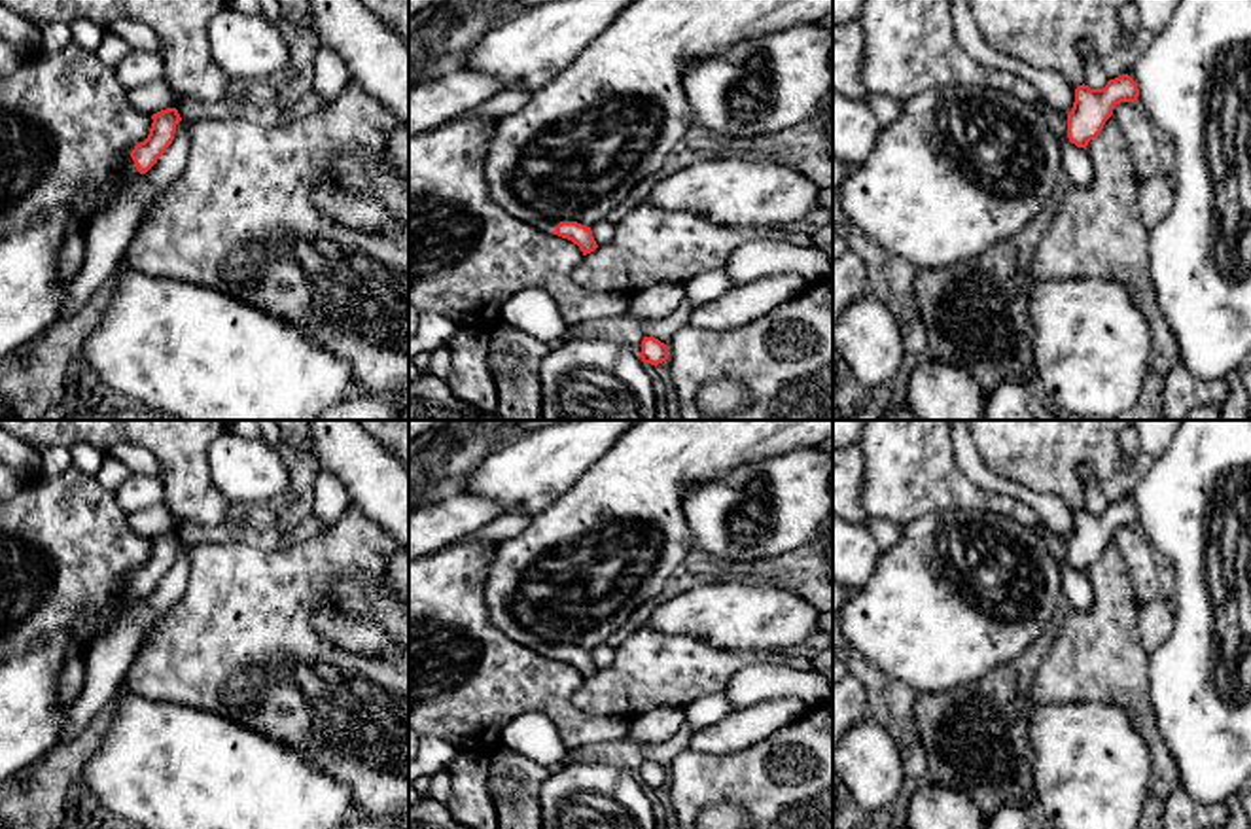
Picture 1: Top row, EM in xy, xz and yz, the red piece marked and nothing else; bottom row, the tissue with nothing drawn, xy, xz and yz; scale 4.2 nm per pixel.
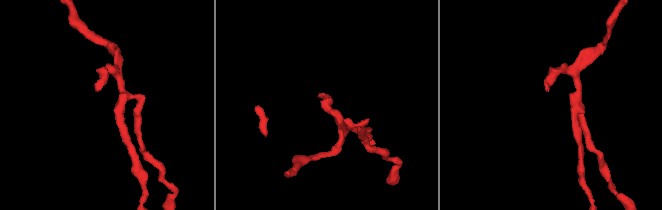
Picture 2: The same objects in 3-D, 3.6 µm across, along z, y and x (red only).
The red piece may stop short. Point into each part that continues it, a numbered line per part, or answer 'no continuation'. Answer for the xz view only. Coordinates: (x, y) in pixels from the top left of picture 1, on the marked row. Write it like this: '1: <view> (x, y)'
1: xz (578, 148)

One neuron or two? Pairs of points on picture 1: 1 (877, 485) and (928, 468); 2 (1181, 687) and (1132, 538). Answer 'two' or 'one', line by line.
1: one
2: two

